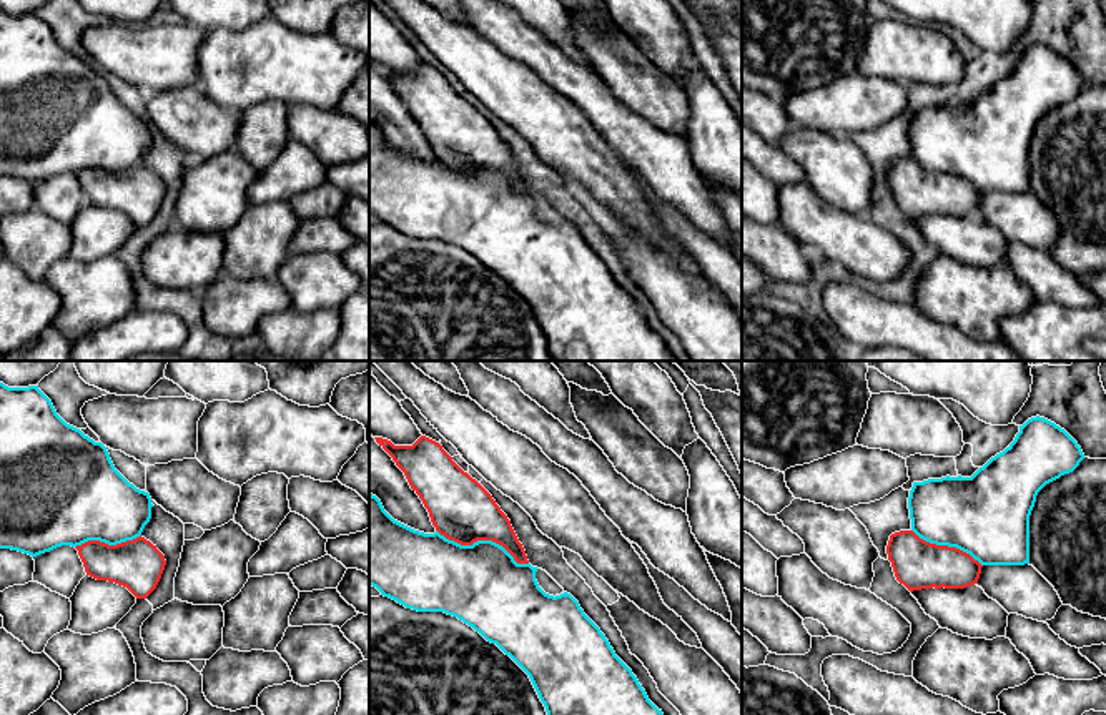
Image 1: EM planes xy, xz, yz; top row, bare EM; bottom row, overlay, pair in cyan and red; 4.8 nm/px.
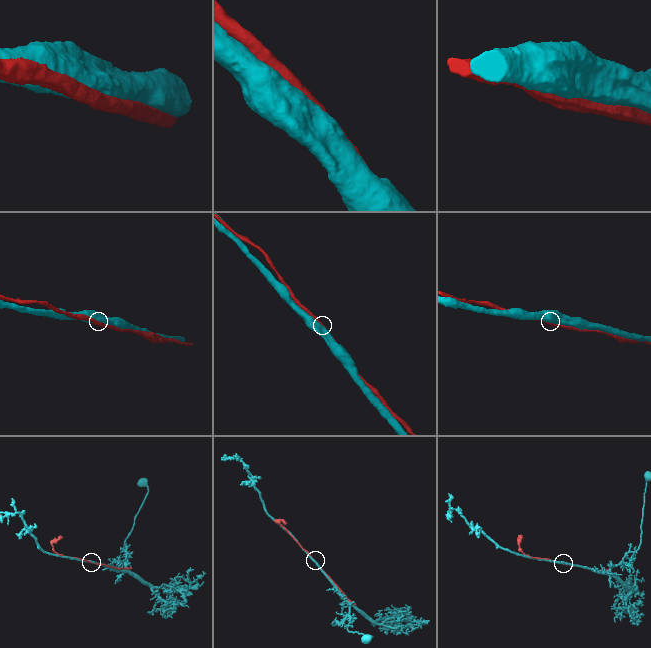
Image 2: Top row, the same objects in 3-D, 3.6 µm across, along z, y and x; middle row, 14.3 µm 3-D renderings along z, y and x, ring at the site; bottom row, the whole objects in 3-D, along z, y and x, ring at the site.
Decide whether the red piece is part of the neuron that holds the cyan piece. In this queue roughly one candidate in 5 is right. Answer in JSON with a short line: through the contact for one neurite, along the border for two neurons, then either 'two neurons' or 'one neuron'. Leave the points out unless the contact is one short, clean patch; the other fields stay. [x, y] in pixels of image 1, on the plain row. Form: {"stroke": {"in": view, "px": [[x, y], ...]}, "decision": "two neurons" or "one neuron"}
{"decision": "two neurons"}

